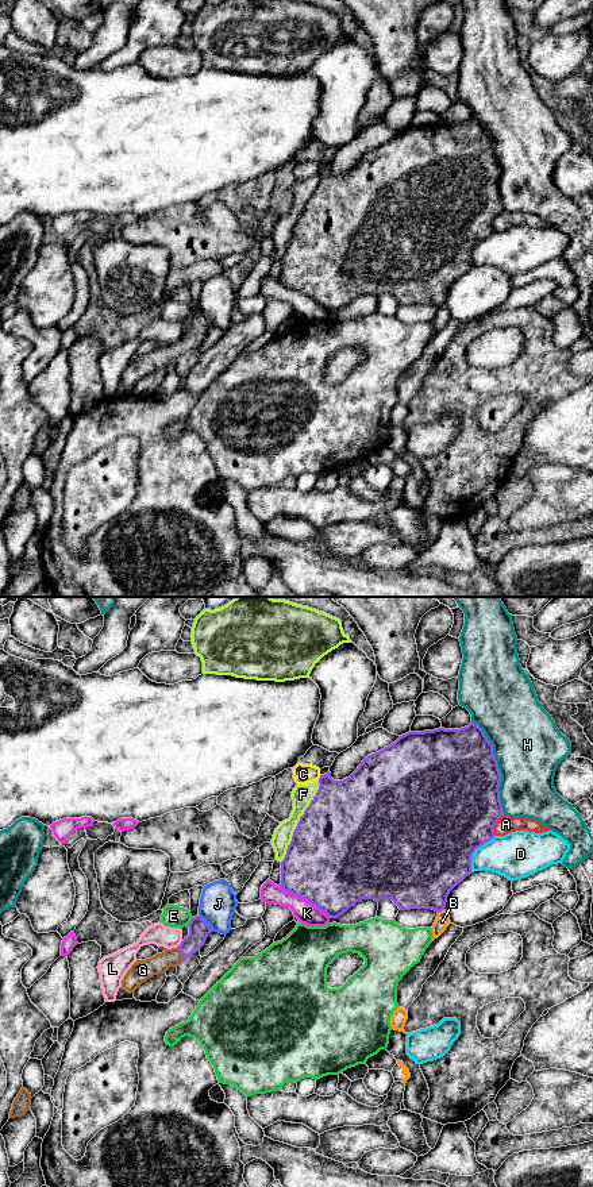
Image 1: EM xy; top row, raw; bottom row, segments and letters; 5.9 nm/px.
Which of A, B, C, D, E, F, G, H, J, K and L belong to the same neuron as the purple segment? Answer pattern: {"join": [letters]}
{"join": ["G"]}

